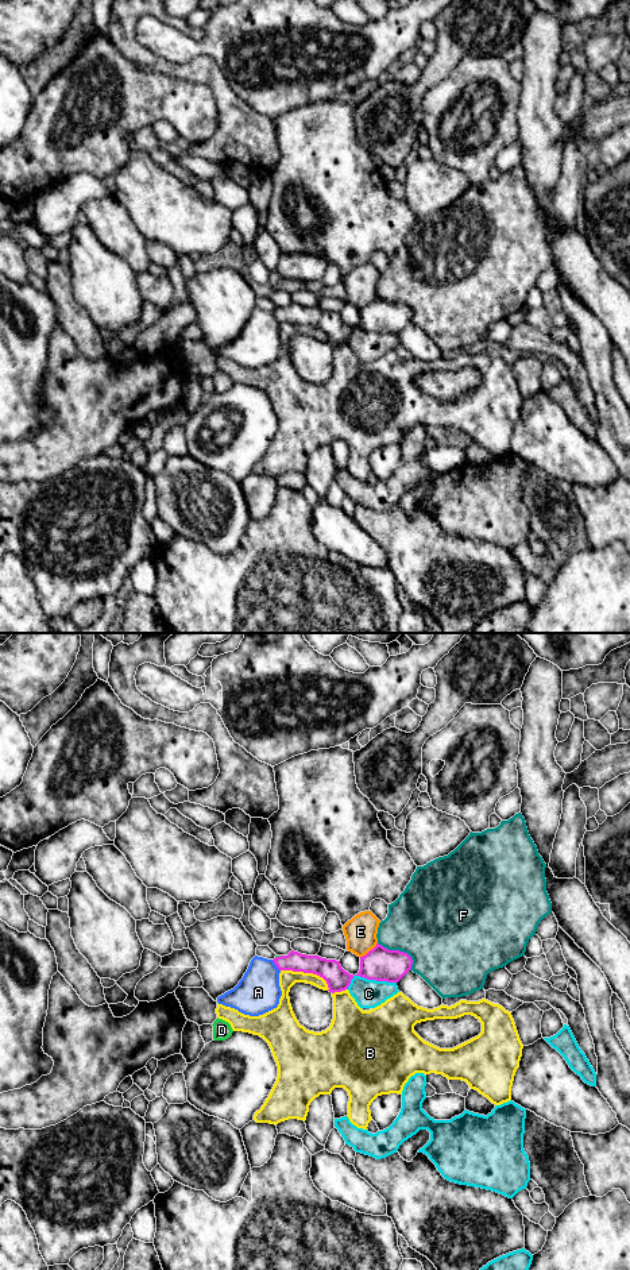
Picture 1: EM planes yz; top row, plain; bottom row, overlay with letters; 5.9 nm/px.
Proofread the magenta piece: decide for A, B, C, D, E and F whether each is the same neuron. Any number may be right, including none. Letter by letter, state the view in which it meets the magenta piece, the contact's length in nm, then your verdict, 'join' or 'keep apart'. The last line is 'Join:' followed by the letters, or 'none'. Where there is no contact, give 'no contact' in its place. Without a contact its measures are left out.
A: contact in yz; length 90 nm; keep apart
B: contact in yz; length 320 nm; keep apart
C: contact in yz; length 300 nm; keep apart
D: contact in yz; length 40 nm; join
E: contact in yz; length 140 nm; keep apart
F: contact in yz; length 260 nm; keep apart
Join: D

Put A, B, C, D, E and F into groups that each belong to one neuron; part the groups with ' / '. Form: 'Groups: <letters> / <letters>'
Groups: A / B / C / D / E / F

